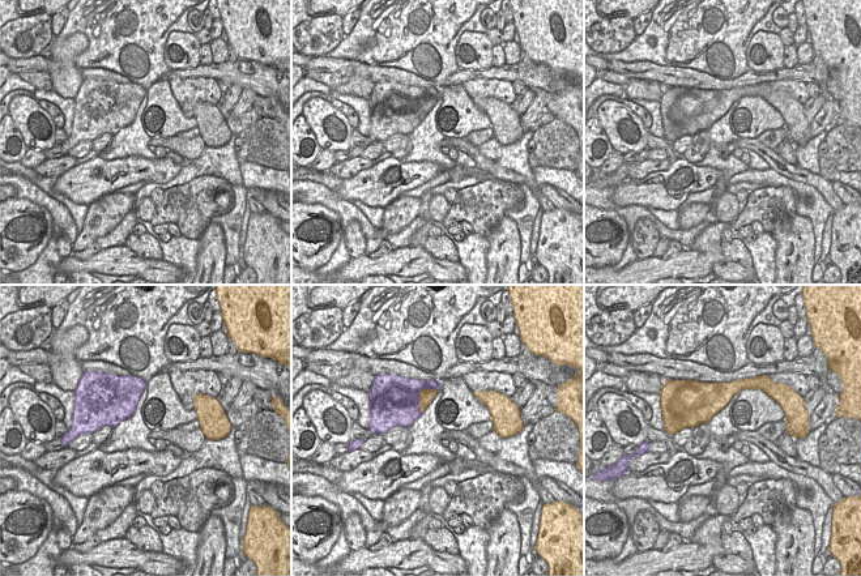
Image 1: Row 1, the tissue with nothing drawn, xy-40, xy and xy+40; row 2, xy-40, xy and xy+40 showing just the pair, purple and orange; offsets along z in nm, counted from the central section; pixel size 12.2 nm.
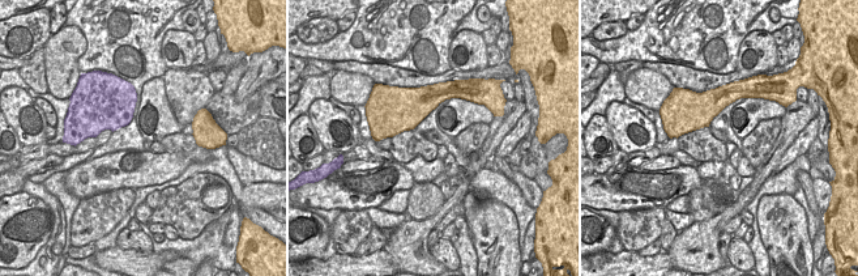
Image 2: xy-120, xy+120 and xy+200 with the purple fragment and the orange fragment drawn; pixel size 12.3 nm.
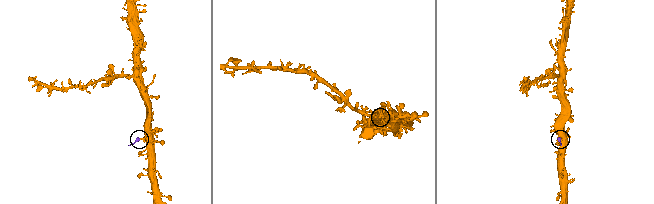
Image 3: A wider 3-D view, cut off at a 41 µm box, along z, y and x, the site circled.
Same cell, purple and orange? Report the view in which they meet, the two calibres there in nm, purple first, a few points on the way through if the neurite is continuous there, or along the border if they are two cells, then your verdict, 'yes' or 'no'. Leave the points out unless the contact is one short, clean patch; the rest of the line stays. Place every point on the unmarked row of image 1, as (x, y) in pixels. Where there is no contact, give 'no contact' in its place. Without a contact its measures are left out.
contact in xy; calibres 500 and 180 nm; no

